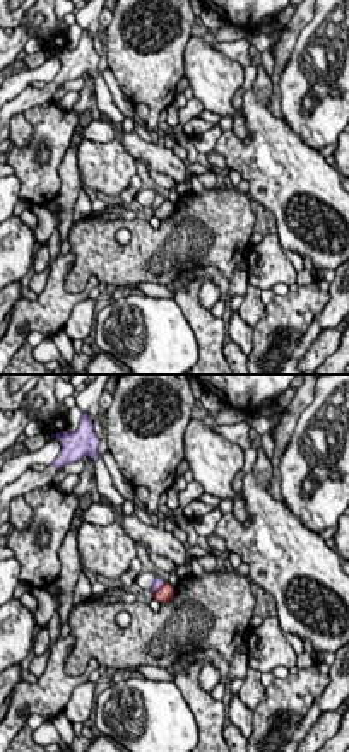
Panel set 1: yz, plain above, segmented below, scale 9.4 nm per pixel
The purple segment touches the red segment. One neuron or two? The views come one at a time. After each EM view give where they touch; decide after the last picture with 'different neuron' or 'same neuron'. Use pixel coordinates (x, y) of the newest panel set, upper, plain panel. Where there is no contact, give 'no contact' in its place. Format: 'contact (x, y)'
contact (159, 205)

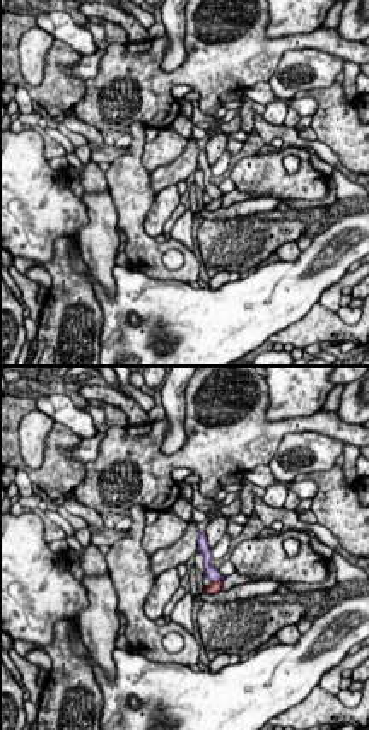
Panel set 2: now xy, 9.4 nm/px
contact (216, 197)

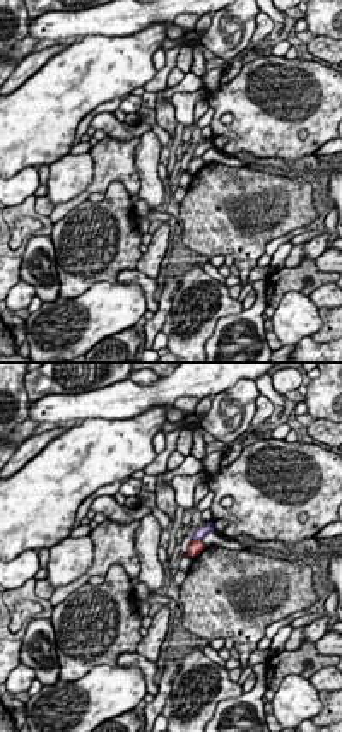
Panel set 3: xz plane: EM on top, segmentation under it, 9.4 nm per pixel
contact (197, 156)

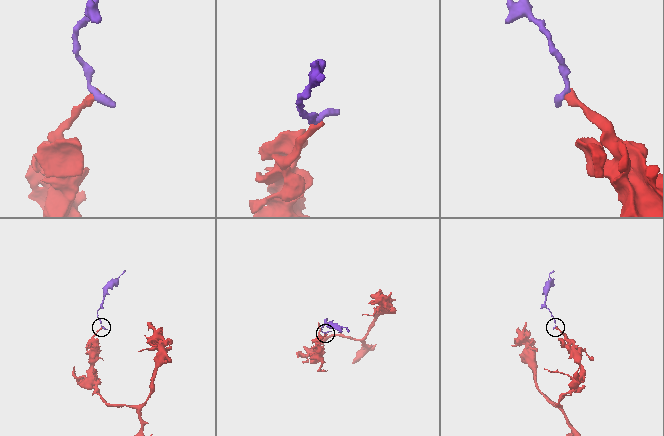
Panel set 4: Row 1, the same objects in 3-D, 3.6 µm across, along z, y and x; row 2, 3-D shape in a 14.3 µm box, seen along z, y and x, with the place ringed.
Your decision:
different neuron

